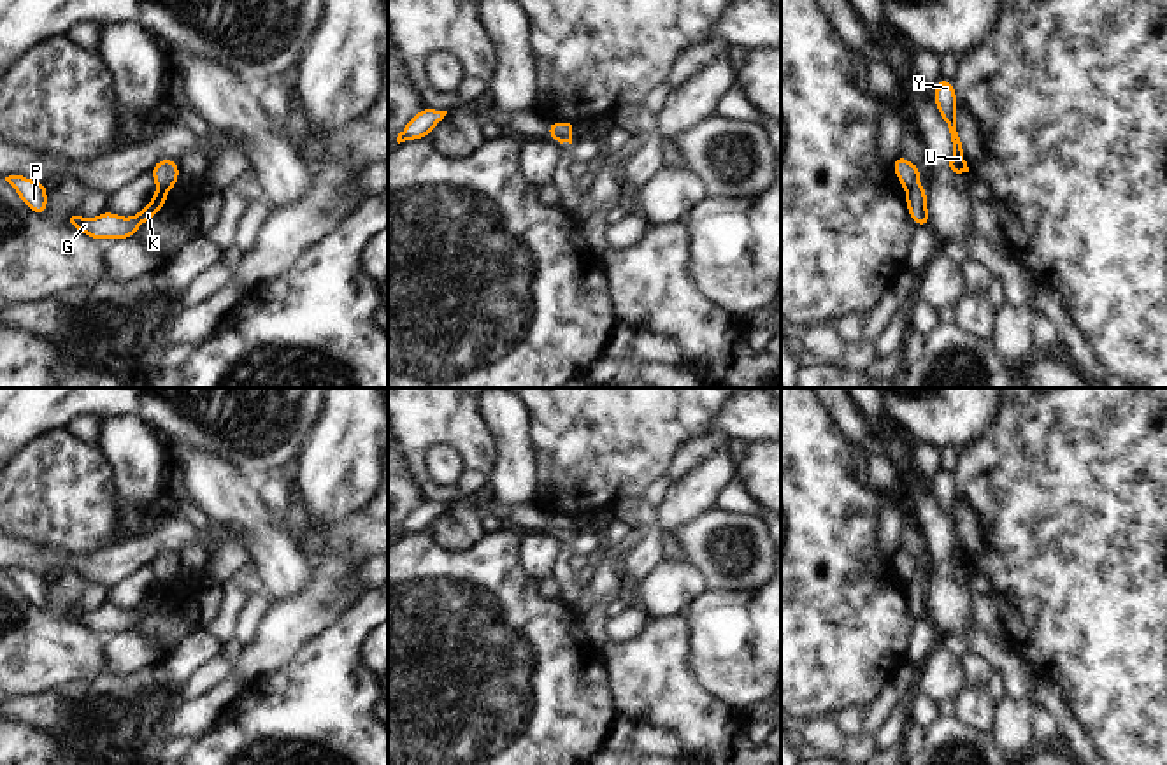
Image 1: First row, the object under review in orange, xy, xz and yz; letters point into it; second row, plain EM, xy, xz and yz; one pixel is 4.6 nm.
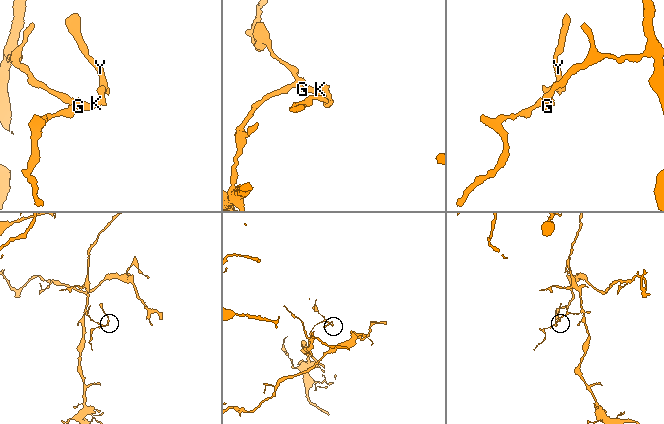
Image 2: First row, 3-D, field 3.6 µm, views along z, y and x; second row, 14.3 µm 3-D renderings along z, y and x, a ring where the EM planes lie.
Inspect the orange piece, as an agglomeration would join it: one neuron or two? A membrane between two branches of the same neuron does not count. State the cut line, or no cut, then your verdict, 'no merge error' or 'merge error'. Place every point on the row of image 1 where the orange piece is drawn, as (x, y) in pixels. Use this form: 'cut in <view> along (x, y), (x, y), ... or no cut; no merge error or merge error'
cut in yz along (916, 185), (906, 190); merge error

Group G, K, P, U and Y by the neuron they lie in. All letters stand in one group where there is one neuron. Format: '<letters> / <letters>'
G K P / U Y

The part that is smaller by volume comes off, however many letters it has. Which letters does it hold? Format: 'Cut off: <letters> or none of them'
Cut off: U, Y

